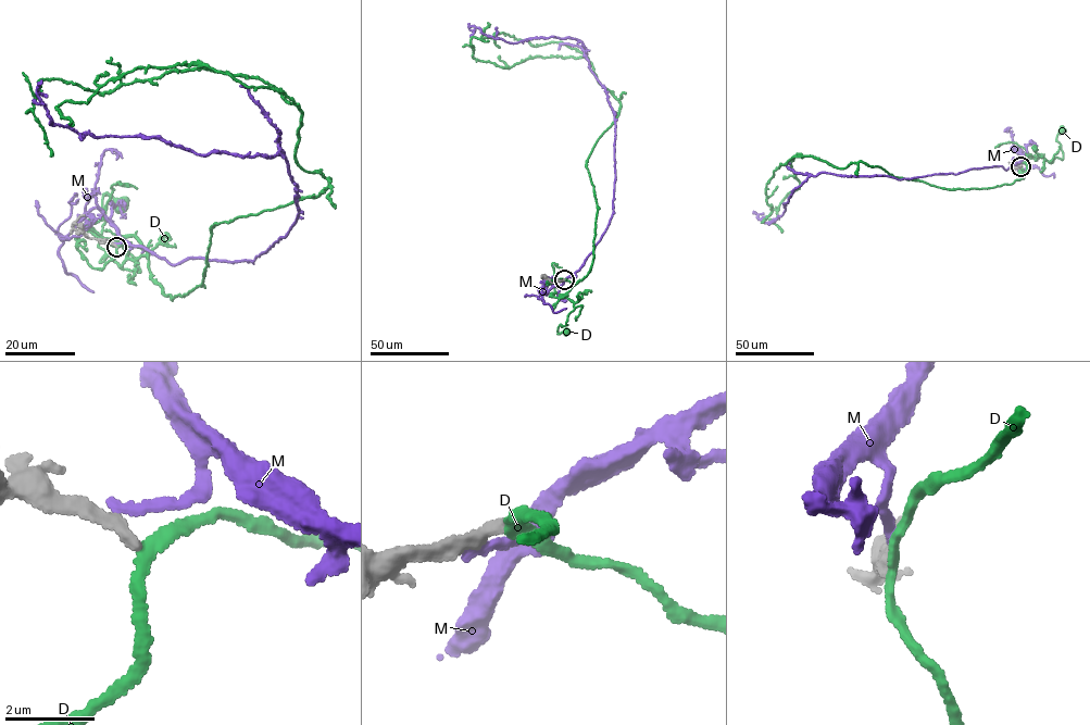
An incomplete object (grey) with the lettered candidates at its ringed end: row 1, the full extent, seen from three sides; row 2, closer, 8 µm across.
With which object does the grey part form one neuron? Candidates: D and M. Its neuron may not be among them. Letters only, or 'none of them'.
none of them

